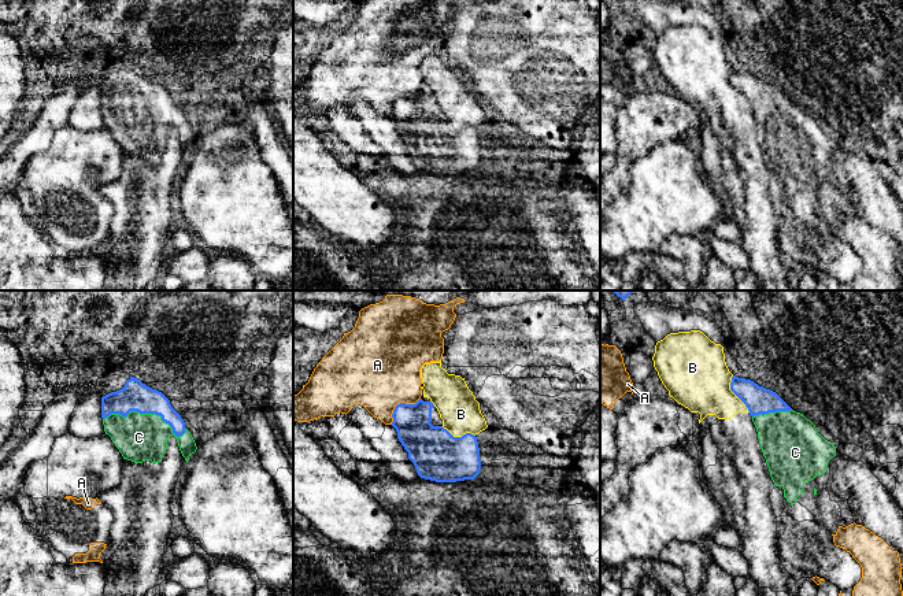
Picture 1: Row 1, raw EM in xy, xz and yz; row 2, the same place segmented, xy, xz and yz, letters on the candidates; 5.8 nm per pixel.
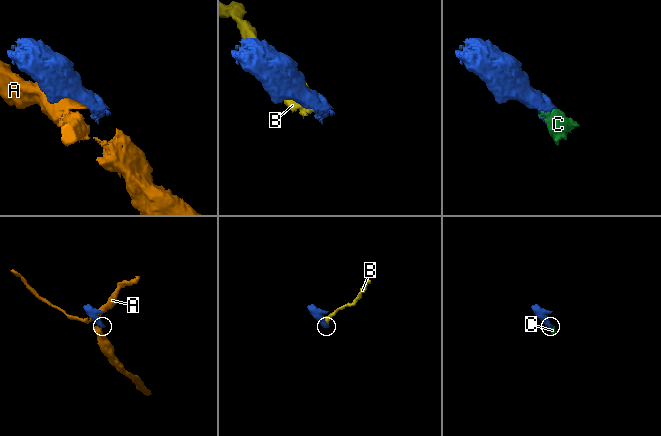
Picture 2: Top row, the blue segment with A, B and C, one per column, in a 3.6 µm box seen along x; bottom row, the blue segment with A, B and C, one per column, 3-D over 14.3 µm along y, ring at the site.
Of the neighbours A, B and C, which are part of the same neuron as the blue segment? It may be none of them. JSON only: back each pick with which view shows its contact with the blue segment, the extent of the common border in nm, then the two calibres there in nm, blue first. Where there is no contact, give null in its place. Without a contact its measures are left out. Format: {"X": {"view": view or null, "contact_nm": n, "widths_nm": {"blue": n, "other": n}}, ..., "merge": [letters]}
{"C": {"view": "xy", "contact_nm": 500, "widths_nm": {"blue": 180, "other": 280}}, "merge": ["C"]}

